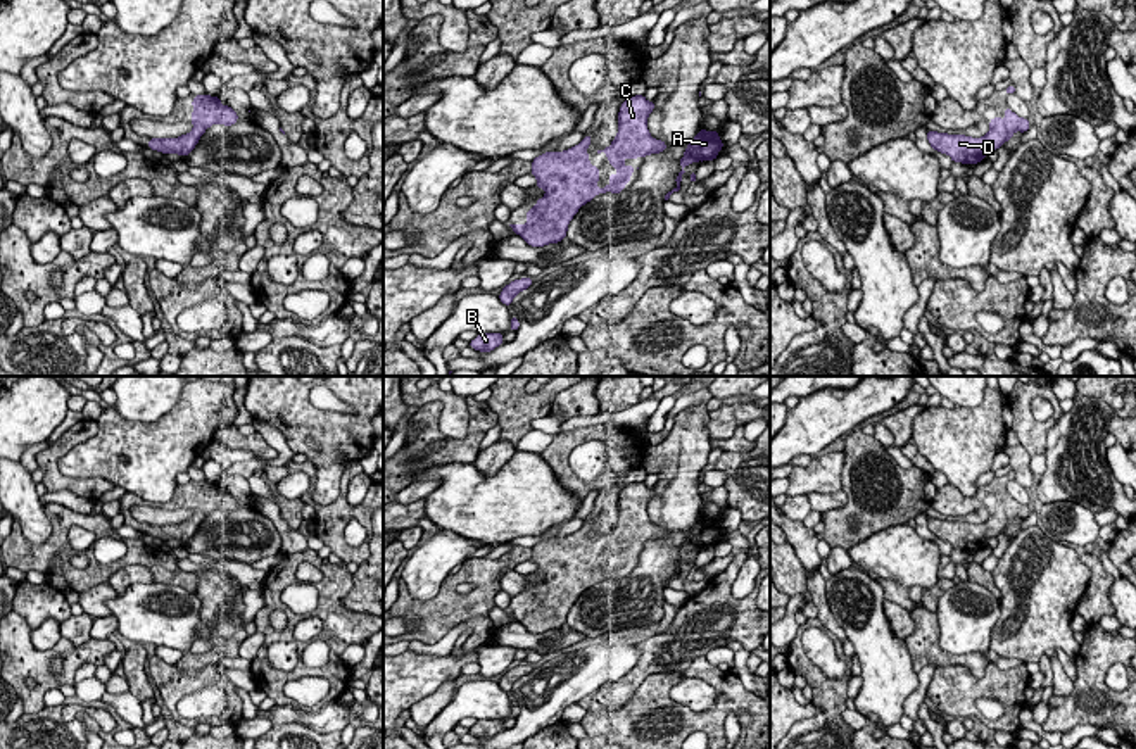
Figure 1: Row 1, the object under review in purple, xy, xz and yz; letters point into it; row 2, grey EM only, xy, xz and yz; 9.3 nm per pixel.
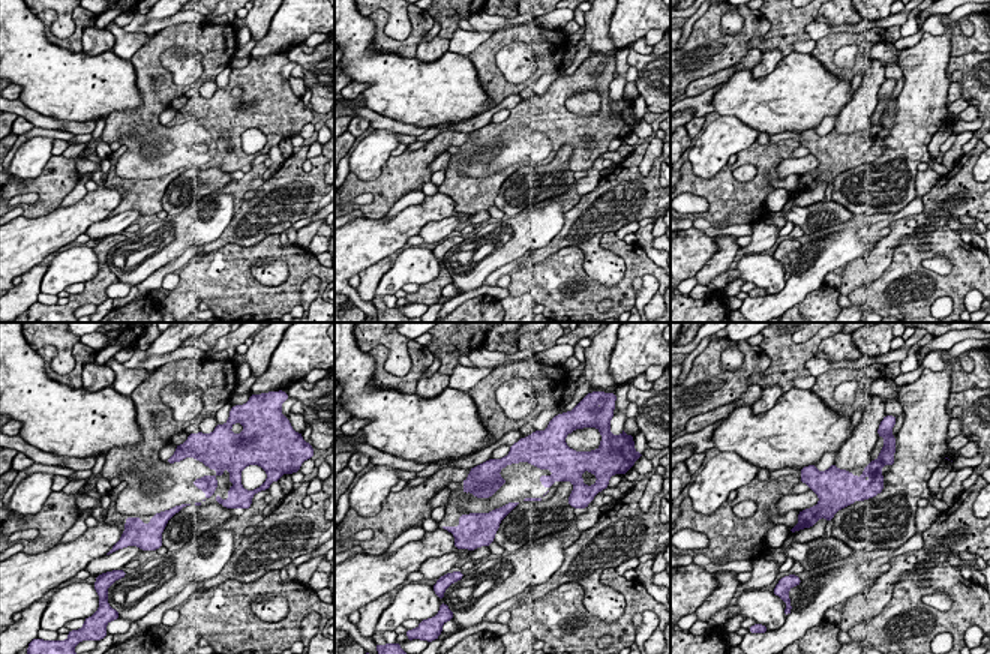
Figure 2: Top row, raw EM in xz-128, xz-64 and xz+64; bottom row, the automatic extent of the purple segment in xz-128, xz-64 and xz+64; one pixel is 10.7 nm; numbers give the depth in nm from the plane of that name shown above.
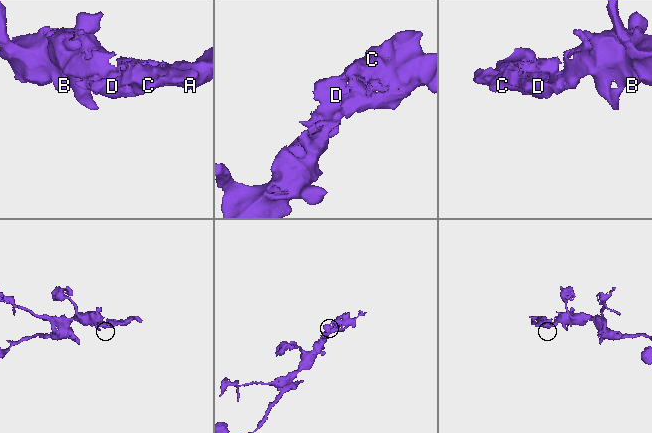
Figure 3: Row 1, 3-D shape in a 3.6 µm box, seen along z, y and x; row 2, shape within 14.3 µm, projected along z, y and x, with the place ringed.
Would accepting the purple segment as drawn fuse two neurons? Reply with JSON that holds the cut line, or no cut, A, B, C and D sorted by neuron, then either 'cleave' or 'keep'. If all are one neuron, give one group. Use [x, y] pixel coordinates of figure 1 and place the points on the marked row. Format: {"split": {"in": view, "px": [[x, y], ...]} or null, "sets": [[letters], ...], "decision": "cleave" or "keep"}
{"split": null, "sets": [["A", "B", "C", "D"]], "decision": "keep"}

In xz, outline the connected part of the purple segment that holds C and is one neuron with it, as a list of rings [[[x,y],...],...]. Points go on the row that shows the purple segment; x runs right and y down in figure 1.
[[[644,95],[627,98],[618,112],[618,133],[609,147],[597,150],[604,152],[609,166],[620,174],[609,174],[611,181],[604,188],[596,183],[599,167],[589,162],[587,147],[592,135],[563,152],[546,152],[532,160],[532,176],[537,178],[539,188],[546,190],[542,198],[527,211],[525,224],[509,224],[530,247],[546,247],[559,243],[568,231],[568,224],[582,205],[590,202],[597,193],[620,193],[634,174],[634,166],[625,166],[625,159],[666,150],[666,143],[649,135],[647,116],[654,109],[654,100],[647,102]]]

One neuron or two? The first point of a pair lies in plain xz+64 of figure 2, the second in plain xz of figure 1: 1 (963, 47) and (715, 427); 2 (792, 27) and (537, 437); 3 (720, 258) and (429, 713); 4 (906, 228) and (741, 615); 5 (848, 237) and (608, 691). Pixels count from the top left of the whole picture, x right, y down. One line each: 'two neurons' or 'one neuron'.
1: two neurons
2: two neurons
3: one neuron
4: one neuron
5: two neurons

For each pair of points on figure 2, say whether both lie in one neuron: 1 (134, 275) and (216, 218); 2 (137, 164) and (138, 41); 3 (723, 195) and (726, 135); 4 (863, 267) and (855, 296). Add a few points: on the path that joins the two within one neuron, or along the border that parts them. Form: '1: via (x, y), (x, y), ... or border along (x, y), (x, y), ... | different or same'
1: via (155, 261), (195, 225) | same
2: border along (144, 42), (129, 60) | different
3: border along (726, 164), (710, 177), (699, 177), (690, 167) | different
4: border along (887, 269), (878, 278), (857, 287), (848, 296) | different

